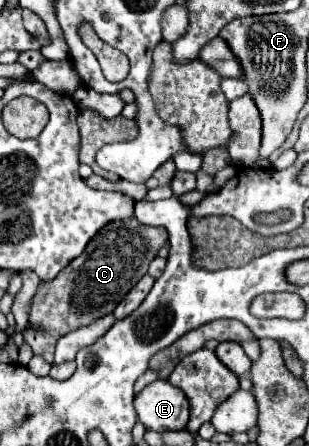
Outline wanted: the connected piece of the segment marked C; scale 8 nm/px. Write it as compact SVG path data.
M137 218L109 222L89 242L83 254L69 262L69 266L65 266L57 278L39 284L29 306L27 328L23 330L25 342L35 354L41 354L47 362L53 362L57 340L111 314L123 296L145 276L149 262L157 256L165 242L167 232L163 228L141 226Z

